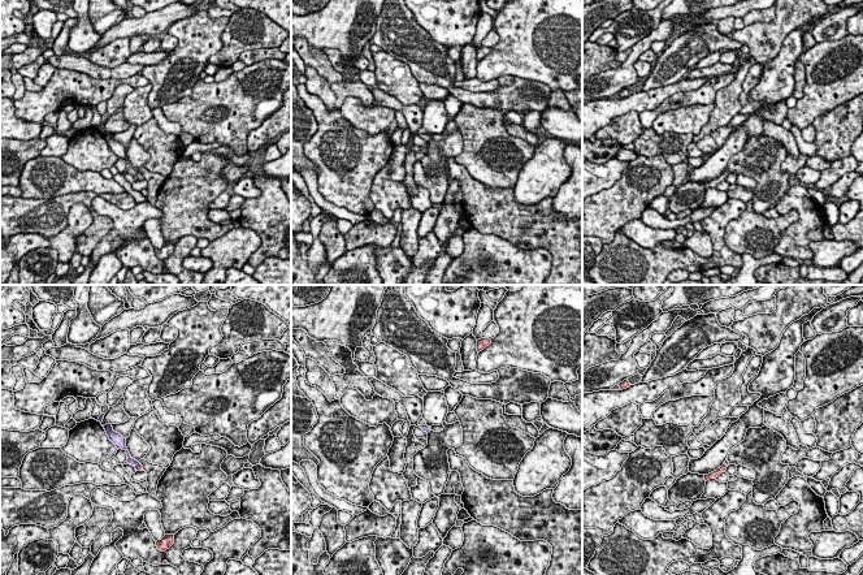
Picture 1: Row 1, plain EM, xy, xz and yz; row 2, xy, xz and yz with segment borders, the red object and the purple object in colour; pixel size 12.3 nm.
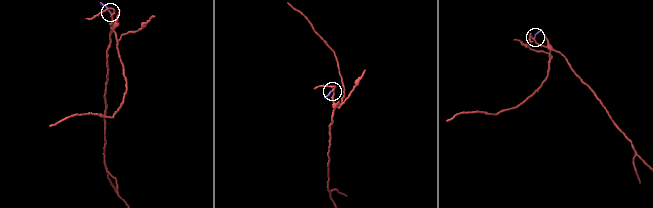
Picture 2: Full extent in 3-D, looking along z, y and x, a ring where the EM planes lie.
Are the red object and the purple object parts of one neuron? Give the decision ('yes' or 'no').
yes

